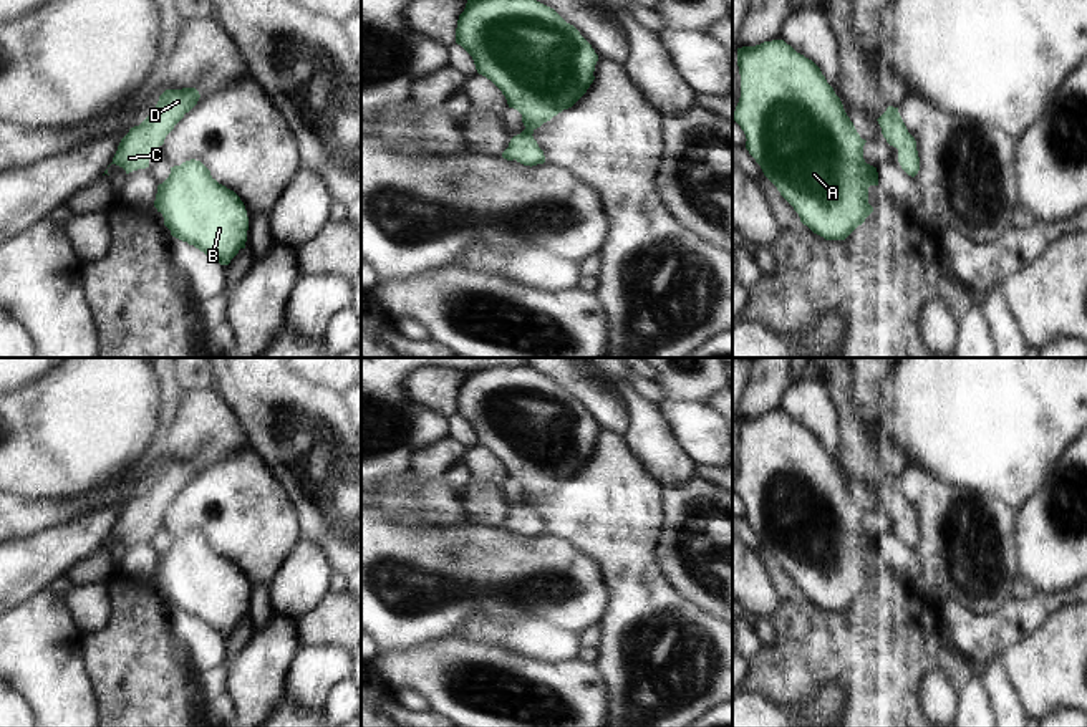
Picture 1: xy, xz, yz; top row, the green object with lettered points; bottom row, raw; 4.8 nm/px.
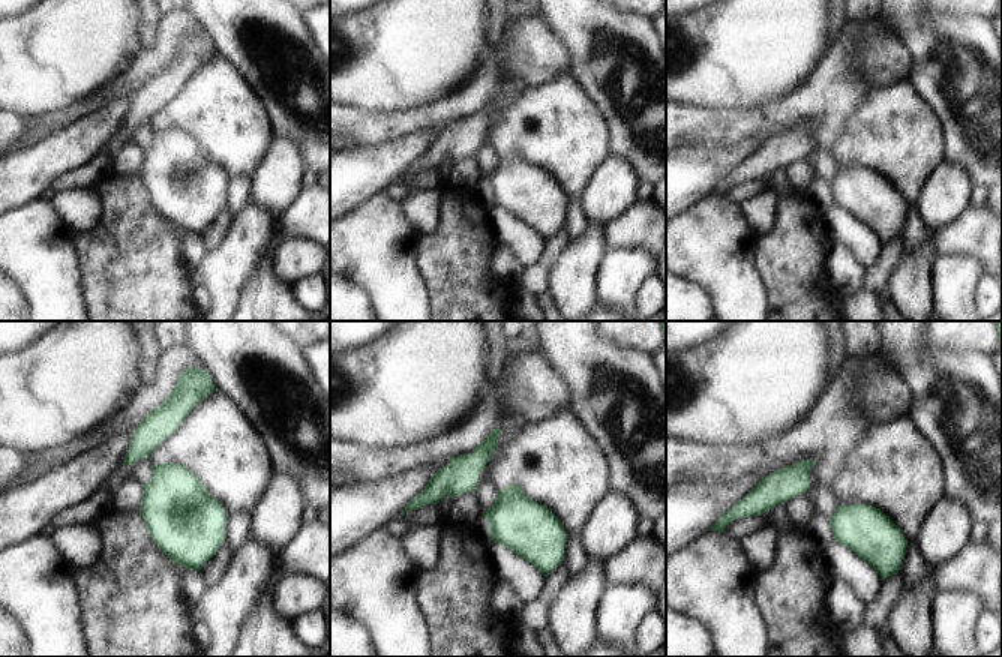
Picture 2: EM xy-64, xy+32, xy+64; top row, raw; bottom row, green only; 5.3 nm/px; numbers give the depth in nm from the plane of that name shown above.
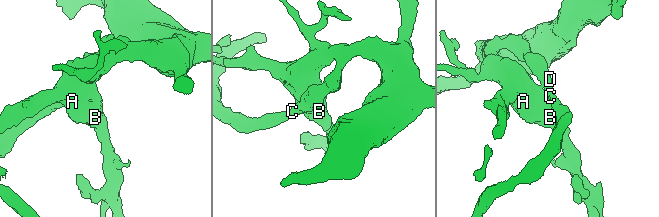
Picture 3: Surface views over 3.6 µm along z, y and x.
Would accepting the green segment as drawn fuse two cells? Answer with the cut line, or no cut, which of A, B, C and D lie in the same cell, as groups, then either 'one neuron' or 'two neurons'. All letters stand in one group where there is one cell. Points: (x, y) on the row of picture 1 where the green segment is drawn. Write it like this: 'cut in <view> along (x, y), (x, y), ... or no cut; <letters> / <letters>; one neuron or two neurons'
no cut; A B C D; one neuron

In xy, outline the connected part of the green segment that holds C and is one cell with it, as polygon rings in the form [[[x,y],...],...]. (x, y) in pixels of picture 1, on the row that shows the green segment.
[[[196,88],[166,89],[154,111],[121,139],[111,164],[123,167],[126,174],[149,167],[149,154],[164,144],[166,136],[199,98]]]

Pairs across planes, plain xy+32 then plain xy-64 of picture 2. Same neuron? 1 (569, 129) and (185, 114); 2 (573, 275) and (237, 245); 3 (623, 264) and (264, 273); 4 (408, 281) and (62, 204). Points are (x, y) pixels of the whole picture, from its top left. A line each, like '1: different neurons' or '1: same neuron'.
1: same neuron
2: same neuron
3: different neurons
4: different neurons

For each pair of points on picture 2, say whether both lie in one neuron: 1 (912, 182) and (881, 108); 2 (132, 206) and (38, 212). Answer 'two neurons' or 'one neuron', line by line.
1: one neuron
2: two neurons

